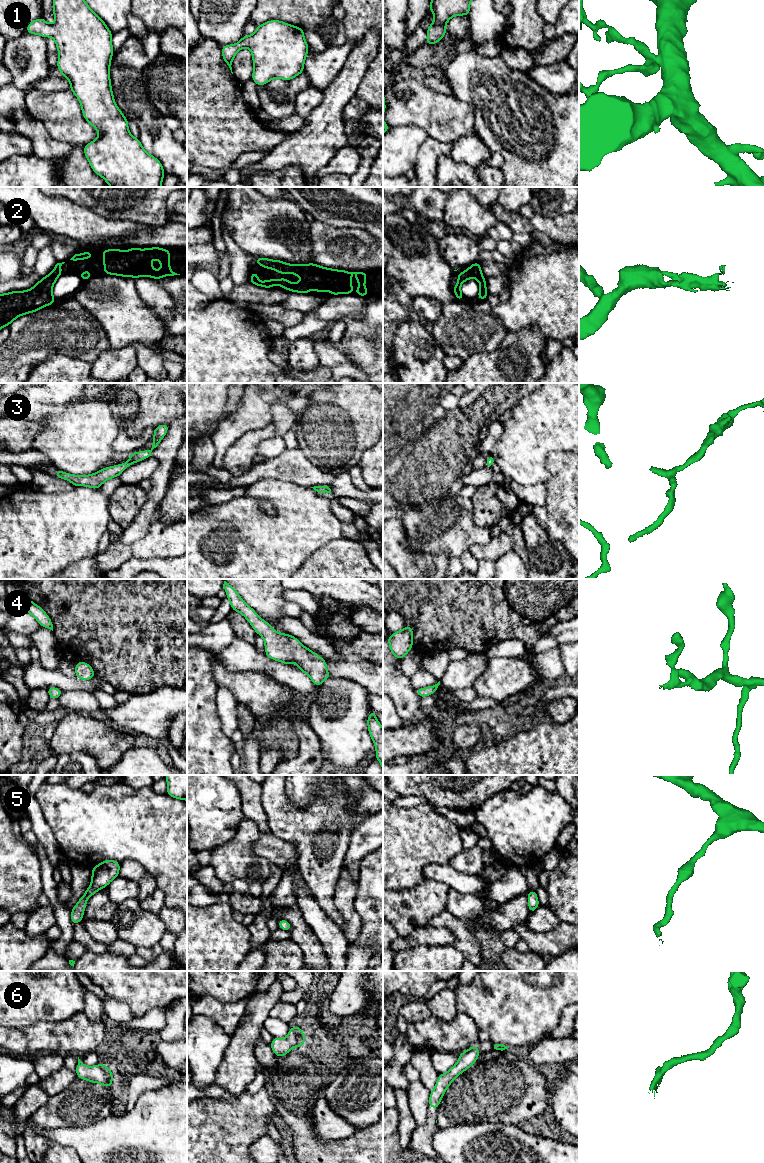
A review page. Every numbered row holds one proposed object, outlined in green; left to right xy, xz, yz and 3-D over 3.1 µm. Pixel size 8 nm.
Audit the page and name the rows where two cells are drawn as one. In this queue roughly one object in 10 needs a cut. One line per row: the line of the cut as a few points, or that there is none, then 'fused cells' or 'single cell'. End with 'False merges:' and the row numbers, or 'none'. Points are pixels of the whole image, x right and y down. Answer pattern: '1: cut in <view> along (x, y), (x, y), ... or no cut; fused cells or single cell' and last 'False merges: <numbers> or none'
1: no cut; single cell
2: no cut; single cell
3: no cut; single cell
4: no cut; single cell
5: no cut; single cell
6: no cut; single cell
False merges: none

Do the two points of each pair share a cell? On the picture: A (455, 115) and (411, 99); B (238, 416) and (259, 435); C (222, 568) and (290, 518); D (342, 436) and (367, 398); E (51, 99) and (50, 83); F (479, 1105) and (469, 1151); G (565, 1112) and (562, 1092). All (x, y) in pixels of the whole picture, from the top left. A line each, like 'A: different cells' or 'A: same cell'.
A: same cell
B: different cells
C: same cell
D: same cell
E: different cells
F: different cells
G: same cell

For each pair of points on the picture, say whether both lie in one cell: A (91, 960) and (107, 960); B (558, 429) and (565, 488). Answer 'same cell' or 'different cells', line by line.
A: same cell
B: different cells

